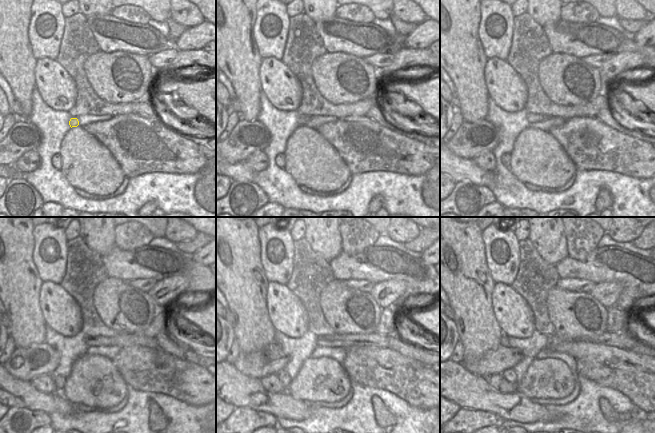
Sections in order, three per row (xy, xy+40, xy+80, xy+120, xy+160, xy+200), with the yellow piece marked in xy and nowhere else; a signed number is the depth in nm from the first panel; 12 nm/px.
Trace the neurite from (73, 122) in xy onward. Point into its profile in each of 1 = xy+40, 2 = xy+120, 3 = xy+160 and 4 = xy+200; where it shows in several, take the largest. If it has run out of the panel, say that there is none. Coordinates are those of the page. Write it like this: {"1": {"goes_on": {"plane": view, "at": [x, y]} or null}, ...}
{"1": {"goes_on": {"plane": "xy+40", "at": [303, 120]}}, "2": {"goes_on": {"plane": "xy+120", "at": [137, 338]}}, "3": {"goes_on": {"plane": "xy+160", "at": [347, 341]}}, "4": {"goes_on": {"plane": "xy+200", "at": [627, 340]}}}

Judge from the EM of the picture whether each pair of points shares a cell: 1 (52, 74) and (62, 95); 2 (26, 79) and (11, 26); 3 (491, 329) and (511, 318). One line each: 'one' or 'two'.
1: one
2: one
3: two

